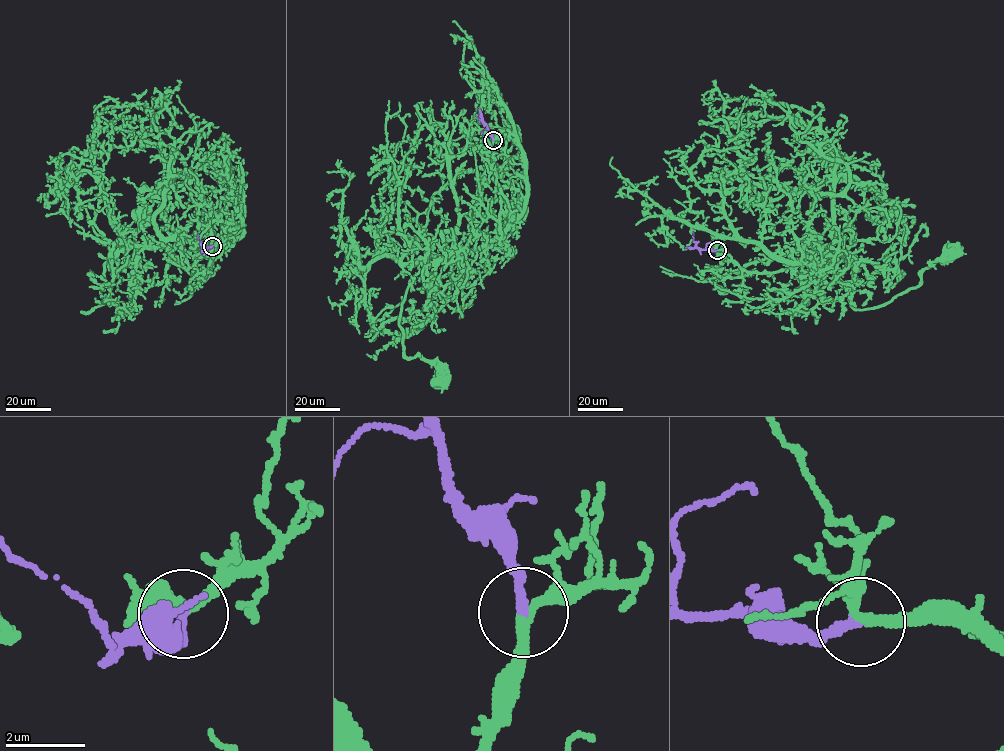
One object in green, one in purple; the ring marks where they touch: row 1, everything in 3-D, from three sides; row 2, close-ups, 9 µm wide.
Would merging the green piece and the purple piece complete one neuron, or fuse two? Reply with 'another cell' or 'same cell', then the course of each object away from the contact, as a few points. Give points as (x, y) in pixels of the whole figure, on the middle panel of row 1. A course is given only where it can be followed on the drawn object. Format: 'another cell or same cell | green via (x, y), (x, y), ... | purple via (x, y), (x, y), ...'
same cell | green via (493, 140), (507, 227), (481, 247), (419, 263), (402, 304), (403, 354), (430, 361), (441, 379) | purple via (493, 140), (487, 126), (476, 115)

